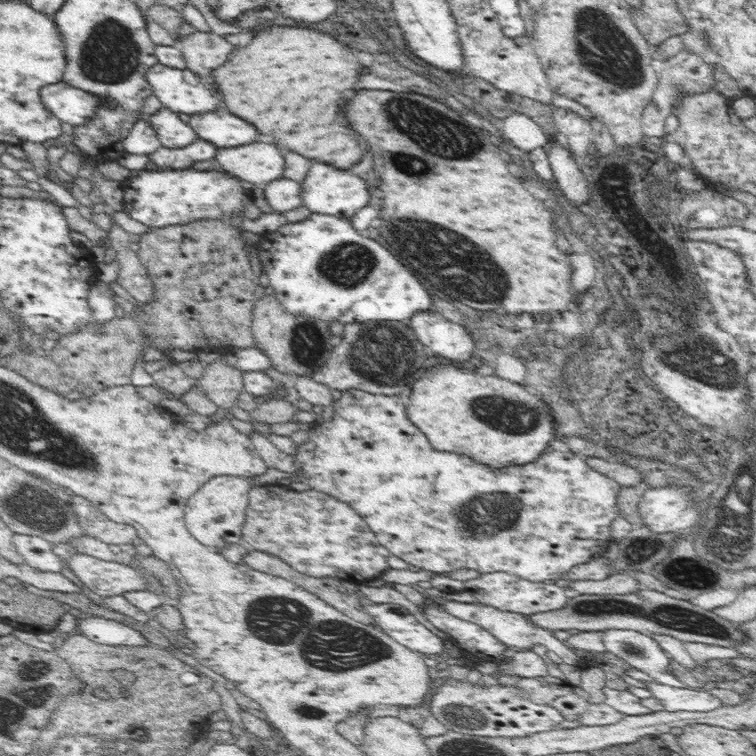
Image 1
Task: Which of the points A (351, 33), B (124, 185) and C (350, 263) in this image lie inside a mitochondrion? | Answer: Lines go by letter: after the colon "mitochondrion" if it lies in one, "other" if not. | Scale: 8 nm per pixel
A: other
B: other
C: mitochondrion

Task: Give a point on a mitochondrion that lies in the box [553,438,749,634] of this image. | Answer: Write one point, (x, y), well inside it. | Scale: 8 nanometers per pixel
(691, 574)

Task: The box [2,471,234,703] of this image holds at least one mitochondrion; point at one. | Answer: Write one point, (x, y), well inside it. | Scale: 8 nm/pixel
(33, 508)

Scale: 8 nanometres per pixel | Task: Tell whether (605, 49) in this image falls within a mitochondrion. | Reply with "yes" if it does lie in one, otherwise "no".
yes

